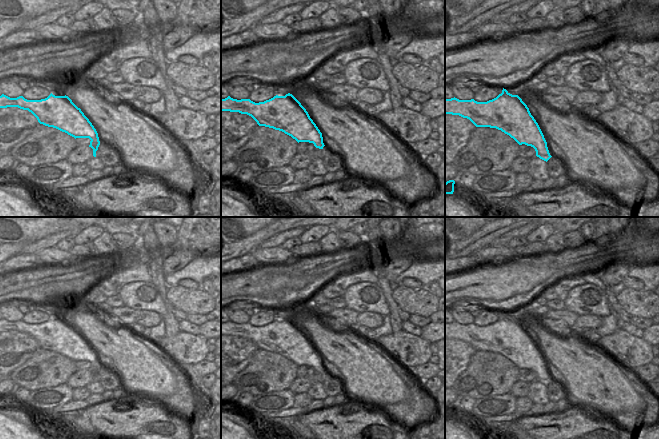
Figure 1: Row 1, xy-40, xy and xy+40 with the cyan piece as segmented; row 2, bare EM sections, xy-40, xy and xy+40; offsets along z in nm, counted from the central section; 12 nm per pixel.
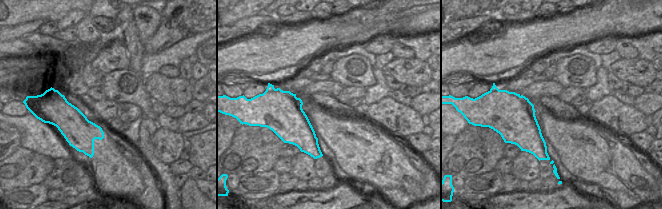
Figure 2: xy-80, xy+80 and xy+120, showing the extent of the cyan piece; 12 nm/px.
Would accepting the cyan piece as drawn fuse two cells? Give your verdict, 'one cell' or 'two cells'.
two cells

